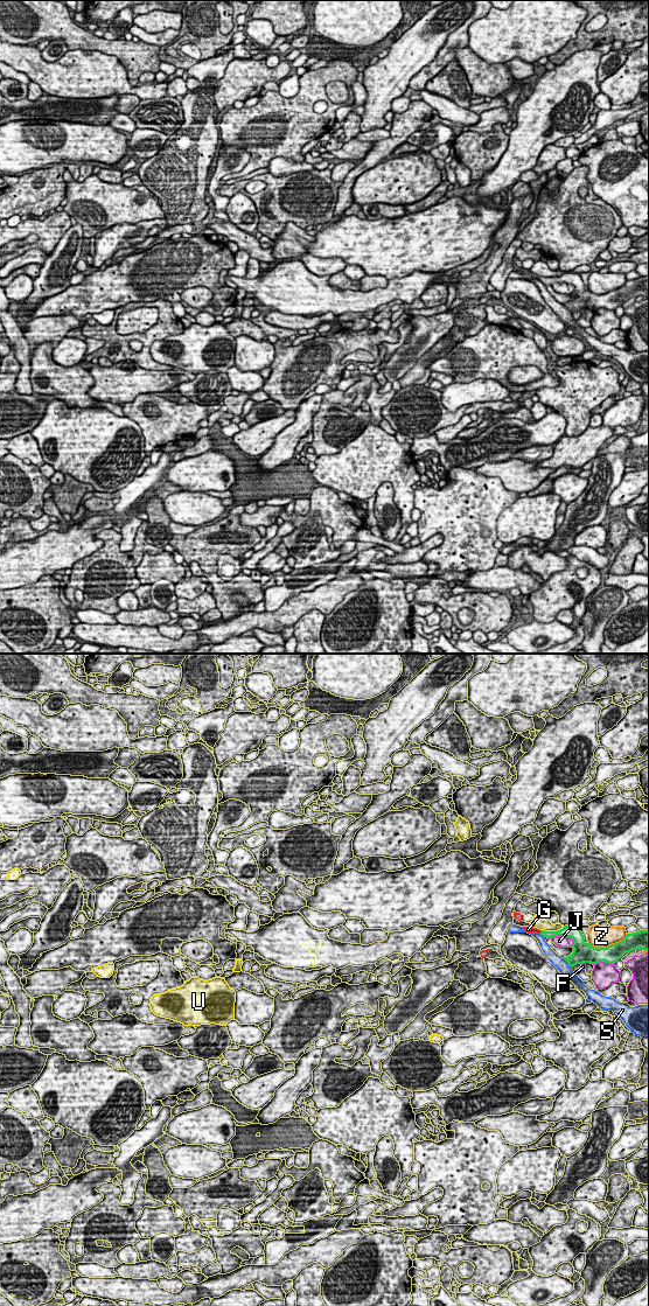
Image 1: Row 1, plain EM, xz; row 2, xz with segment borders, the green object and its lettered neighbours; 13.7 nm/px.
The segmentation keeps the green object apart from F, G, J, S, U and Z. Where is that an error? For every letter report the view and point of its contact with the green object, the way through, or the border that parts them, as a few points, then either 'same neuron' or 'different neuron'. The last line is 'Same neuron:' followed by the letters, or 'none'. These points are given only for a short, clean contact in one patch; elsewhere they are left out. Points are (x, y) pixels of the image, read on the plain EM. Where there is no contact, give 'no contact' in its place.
F: meets green in xz at (583, 308); different neuron
G: meets green in xz at (542, 278); runs through xz (559, 279), (542, 278), (528, 276); same neuron
J: meets green in xz at (563, 281); different neuron
S: meets green in xz at (567, 308); different neuron
U: meets green in xz at (552, 278); border along xz (563, 272), (556, 277), (542, 276); different neuron
Z: meets green in xz at (608, 292); different neuron
Same neuron: G

